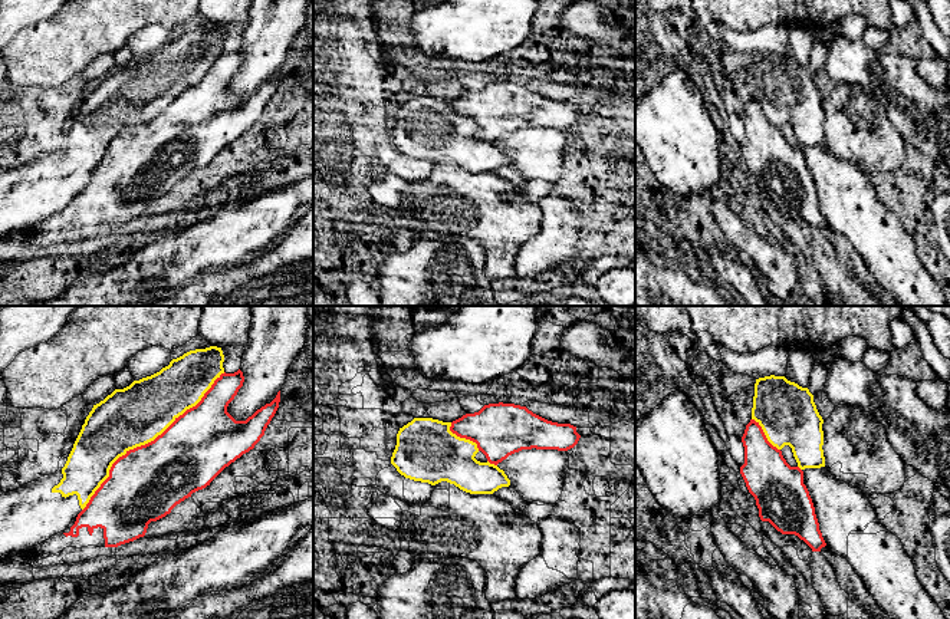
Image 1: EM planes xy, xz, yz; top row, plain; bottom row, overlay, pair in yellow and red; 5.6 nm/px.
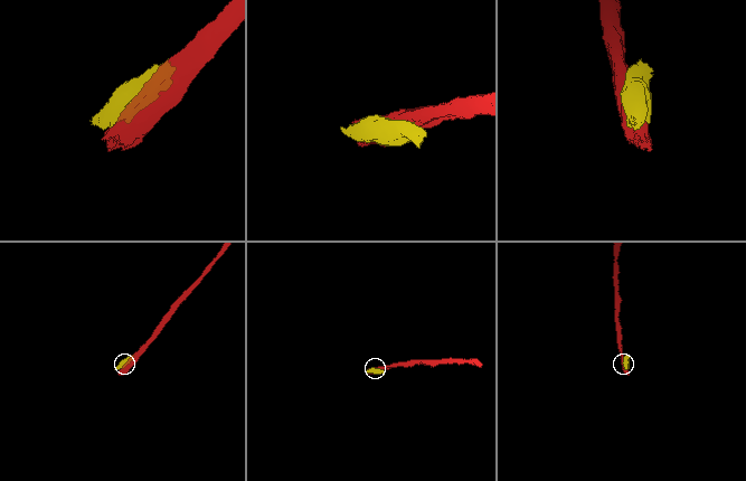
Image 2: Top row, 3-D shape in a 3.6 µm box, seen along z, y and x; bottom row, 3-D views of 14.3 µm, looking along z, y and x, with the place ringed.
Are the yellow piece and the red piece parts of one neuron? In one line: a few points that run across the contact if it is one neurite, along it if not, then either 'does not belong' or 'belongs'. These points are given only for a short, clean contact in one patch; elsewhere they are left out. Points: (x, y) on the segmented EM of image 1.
does not belong

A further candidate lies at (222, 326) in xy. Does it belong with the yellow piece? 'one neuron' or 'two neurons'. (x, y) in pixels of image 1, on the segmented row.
two neurons

